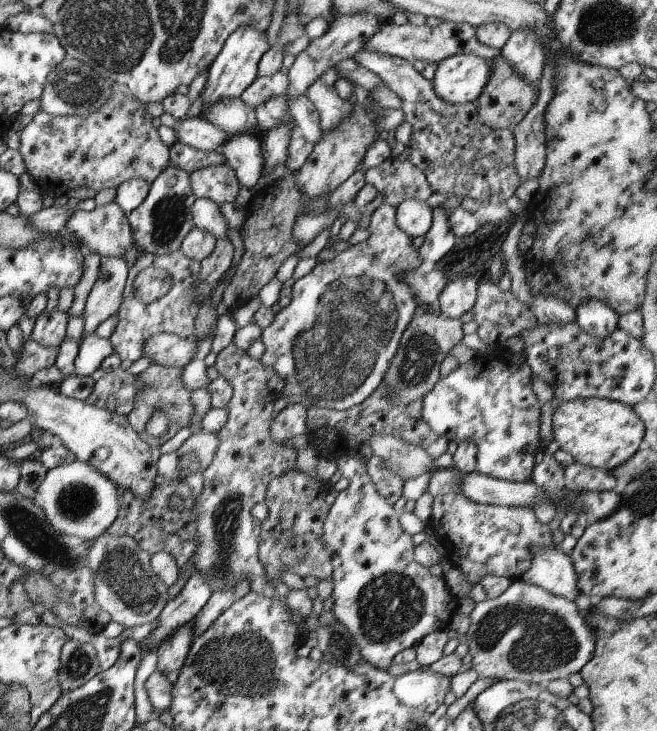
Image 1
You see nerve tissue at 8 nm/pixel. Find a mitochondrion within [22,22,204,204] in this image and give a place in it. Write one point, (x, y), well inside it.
(75, 86)

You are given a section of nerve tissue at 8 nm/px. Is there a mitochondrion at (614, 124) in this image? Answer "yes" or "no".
no

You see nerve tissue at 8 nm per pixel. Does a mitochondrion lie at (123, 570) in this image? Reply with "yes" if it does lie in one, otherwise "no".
yes

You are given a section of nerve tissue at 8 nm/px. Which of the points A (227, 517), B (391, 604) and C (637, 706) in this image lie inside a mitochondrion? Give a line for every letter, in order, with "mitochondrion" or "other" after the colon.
A: mitochondrion
B: mitochondrion
C: other

